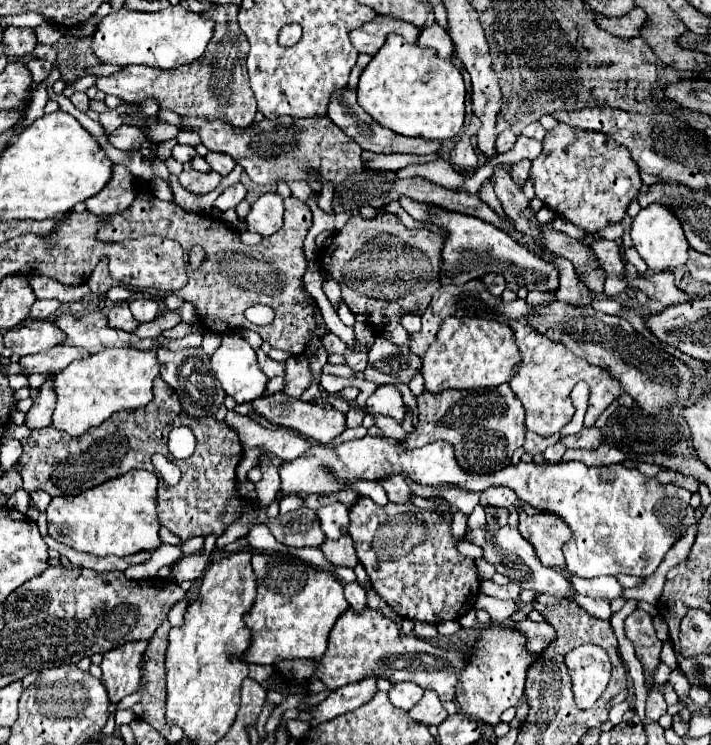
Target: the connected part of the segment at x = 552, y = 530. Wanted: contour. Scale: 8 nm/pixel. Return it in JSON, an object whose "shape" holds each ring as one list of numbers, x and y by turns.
{"shape":[[521,514,519,532,535,548,535,554,543,566,565,568,565,558,561,552,561,546,569,540,569,526,565,526,565,522,553,514]]}

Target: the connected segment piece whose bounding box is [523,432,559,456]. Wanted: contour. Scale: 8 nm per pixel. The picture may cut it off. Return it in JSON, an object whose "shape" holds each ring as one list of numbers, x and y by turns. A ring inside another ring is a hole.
{"shape":[[527,432,523,448,525,448,525,452,529,452,531,456,535,456,535,454,541,454,541,452,545,452,545,448,547,448,547,446,551,446,551,444,555,444,557,440,559,440,559,434,555,434,555,436,545,436,545,438,541,438,539,434]]}

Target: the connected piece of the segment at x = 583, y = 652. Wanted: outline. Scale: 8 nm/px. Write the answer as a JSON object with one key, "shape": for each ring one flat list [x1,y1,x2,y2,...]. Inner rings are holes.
{"shape":[[585,644,571,650,565,656,565,664,573,682,573,696,577,708,591,708,607,688,611,676,609,656,599,646]]}

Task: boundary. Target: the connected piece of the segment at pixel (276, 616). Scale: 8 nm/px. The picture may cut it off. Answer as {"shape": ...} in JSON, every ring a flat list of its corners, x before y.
{"shape":[[255,554,257,598,245,622,253,634,243,660,249,664,275,664,279,660,321,658,337,618,349,608,341,582,327,570,281,554]]}

